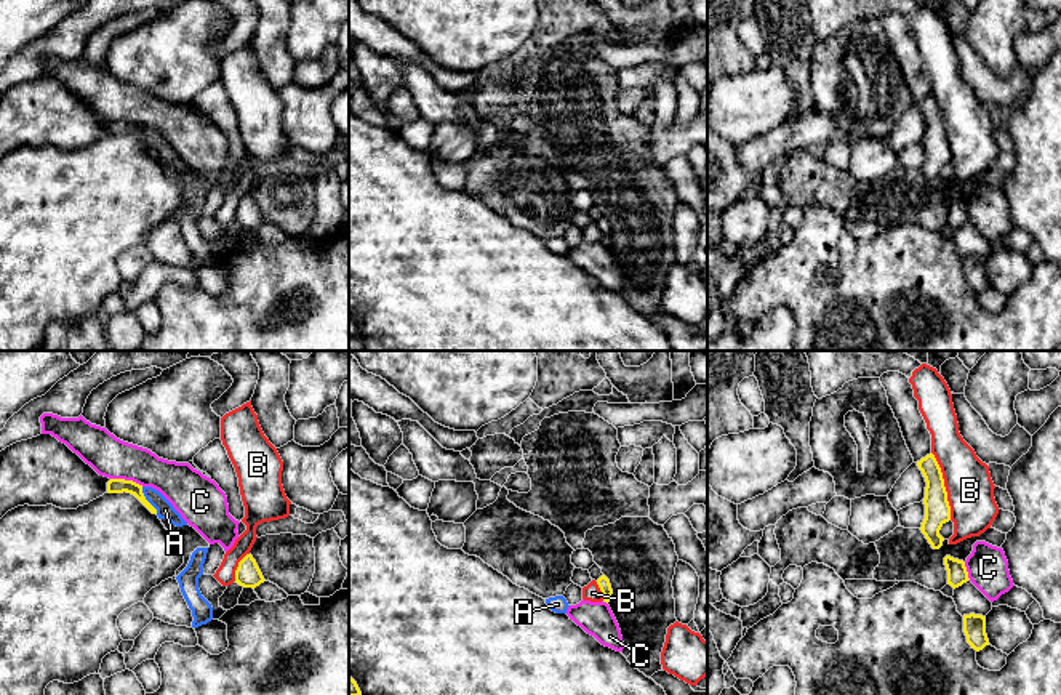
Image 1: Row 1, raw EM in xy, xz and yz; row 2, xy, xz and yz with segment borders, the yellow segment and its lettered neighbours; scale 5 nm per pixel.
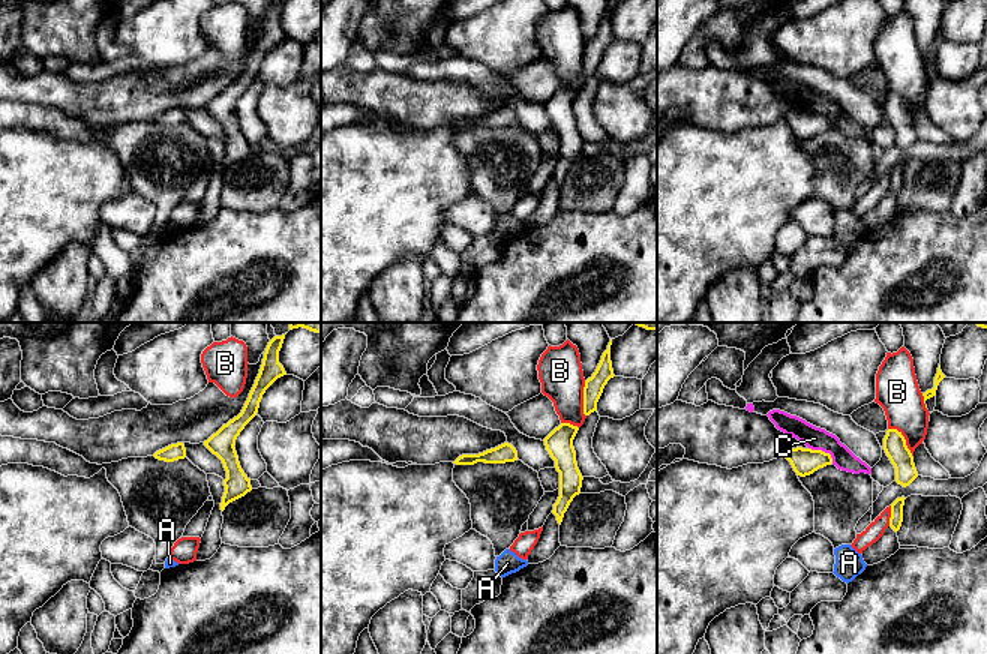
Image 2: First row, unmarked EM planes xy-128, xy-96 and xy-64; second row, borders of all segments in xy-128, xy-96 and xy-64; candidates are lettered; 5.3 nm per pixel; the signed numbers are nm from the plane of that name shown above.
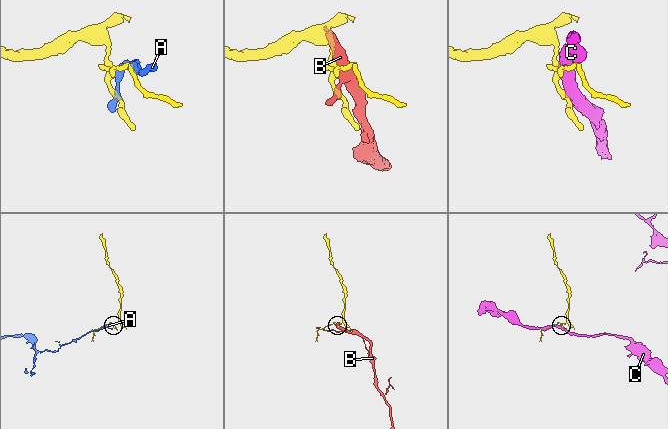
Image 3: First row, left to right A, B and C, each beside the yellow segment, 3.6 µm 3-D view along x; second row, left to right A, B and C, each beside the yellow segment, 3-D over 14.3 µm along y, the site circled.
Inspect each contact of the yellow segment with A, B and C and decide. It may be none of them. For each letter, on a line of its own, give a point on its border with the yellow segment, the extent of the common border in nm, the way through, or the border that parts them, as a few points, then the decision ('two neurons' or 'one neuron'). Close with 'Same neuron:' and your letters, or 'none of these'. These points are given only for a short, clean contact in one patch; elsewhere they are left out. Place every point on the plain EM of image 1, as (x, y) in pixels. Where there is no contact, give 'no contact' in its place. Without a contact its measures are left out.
A: meets yellow in xy at (146, 141); contact 160 nm long; two neurons
B: meets yellow in yz at (943, 127); contact 360 nm long; two neurons
C: meets yellow in xy at (127, 122); contact 170 nm long; two neurons
Same neuron: none of these

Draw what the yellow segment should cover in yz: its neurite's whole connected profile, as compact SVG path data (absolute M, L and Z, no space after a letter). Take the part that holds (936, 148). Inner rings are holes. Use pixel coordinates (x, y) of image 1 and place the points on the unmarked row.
M933 94L917 102L917 107L927 123L923 139L925 160L920 171L931 189L939 191L944 183L944 179L939 176L939 171L946 163L951 162L951 147L947 143L943 114Z

